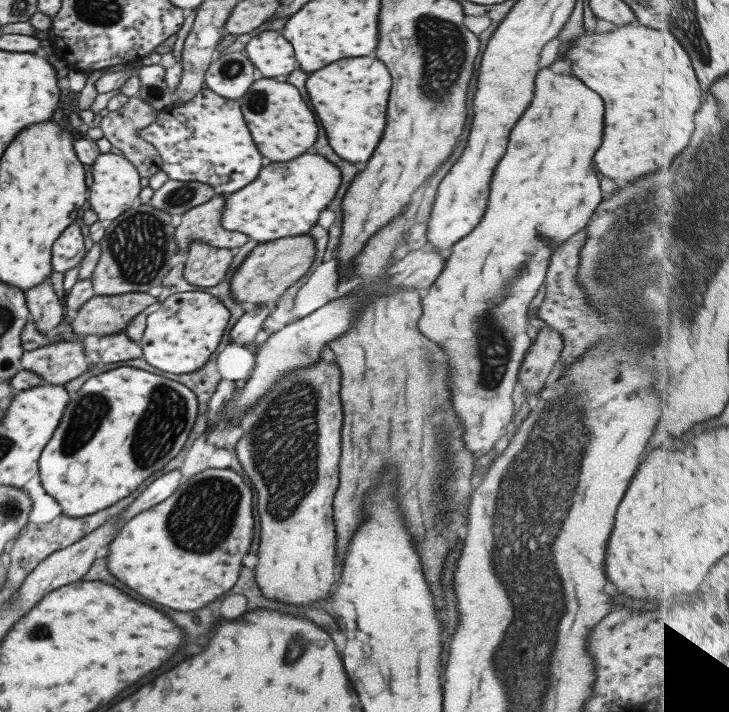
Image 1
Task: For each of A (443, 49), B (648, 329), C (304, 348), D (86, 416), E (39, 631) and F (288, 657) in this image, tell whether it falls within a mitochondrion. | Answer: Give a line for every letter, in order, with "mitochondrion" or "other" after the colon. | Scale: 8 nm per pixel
A: mitochondrion
B: mitochondrion
C: mitochondrion
D: mitochondrion
E: mitochondrion
F: mitochondrion

